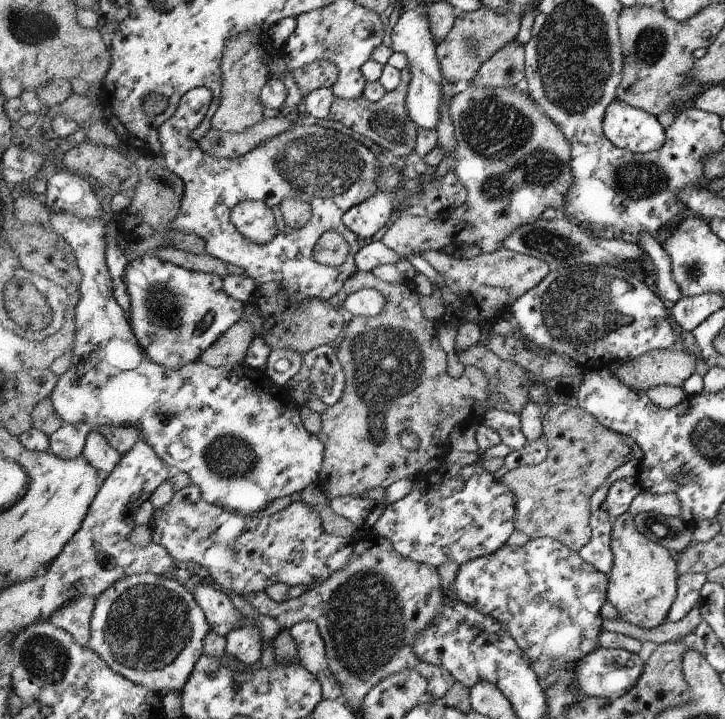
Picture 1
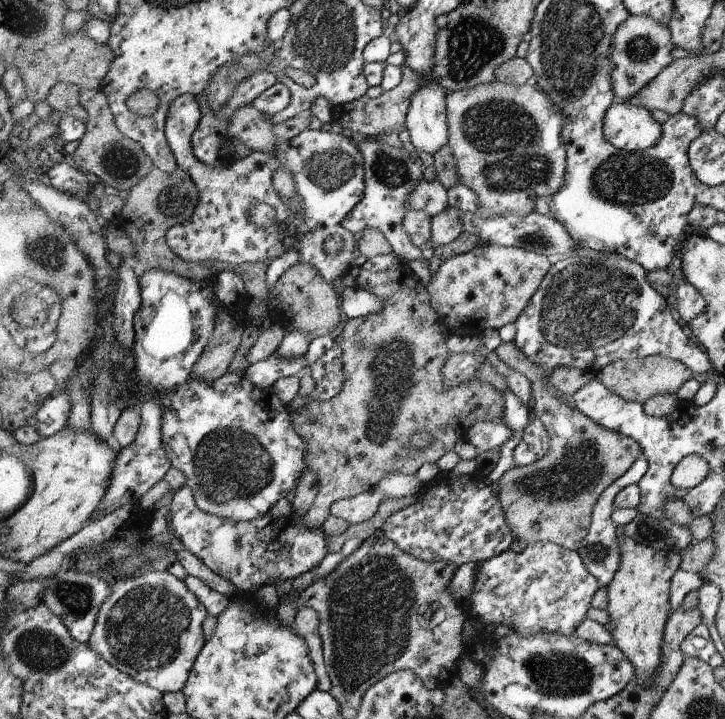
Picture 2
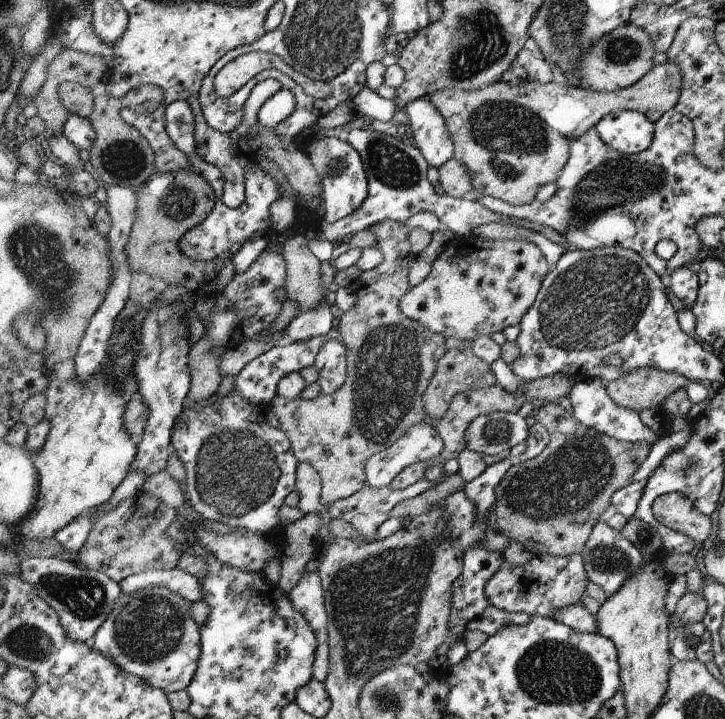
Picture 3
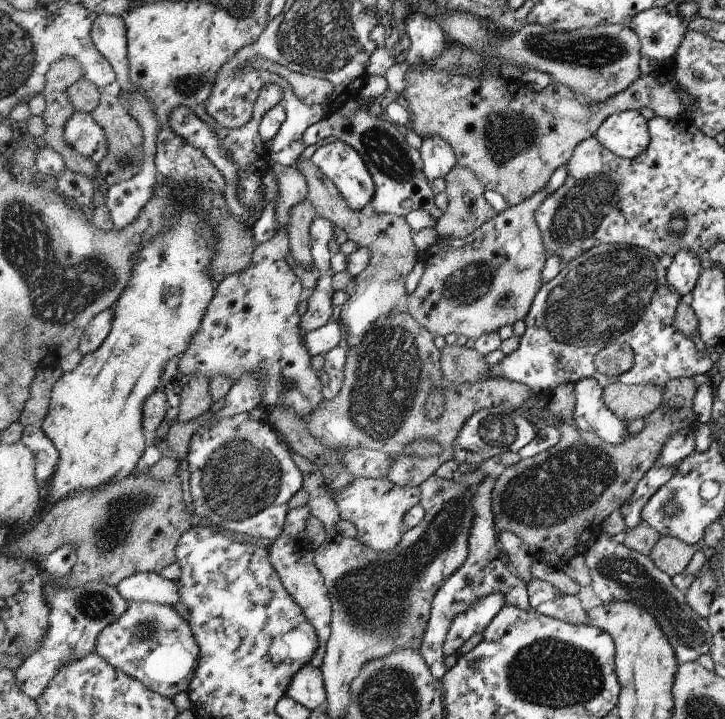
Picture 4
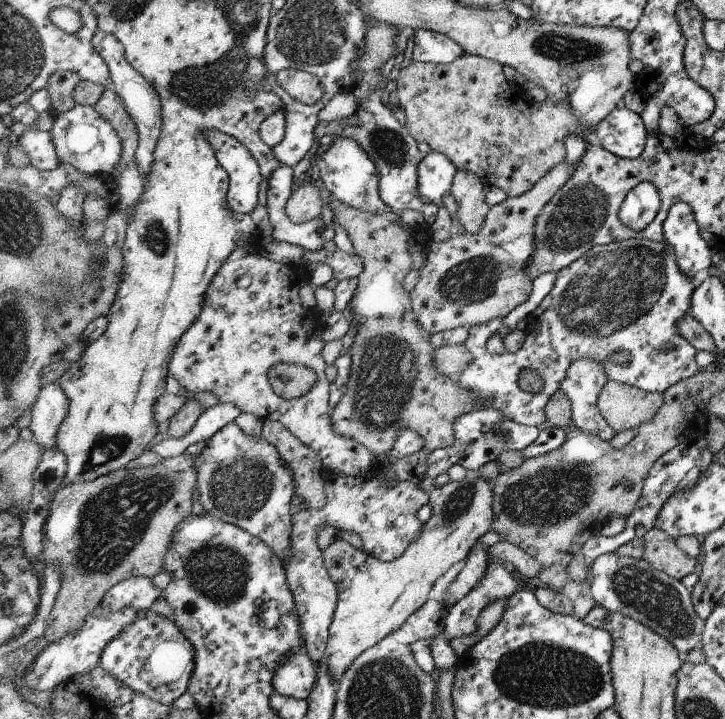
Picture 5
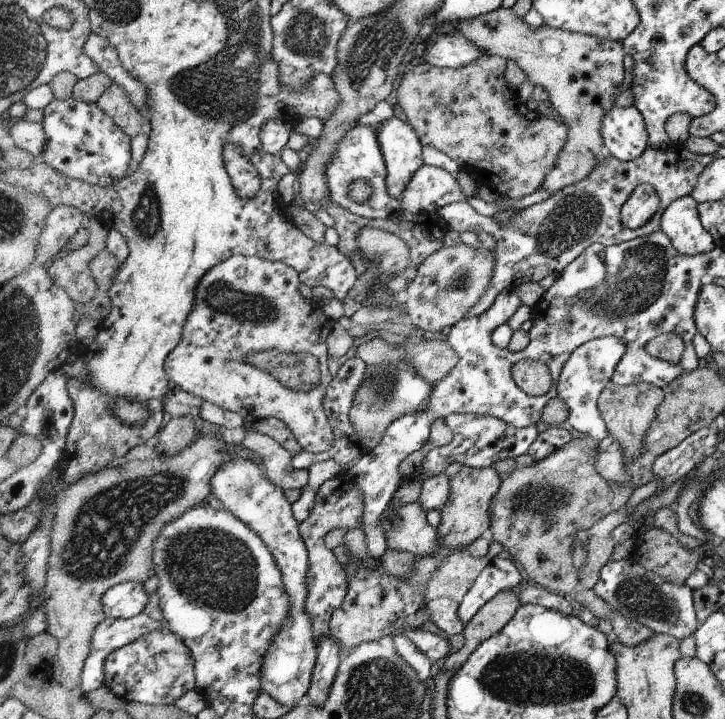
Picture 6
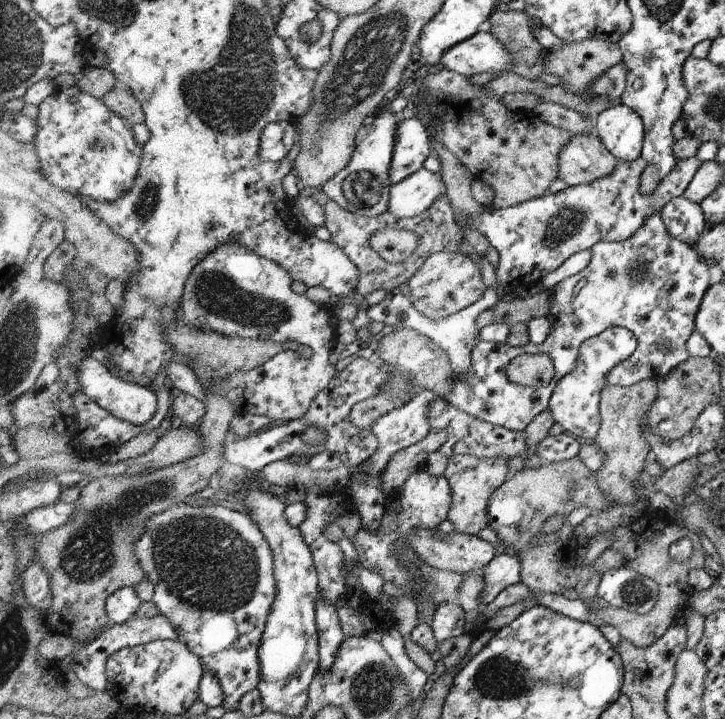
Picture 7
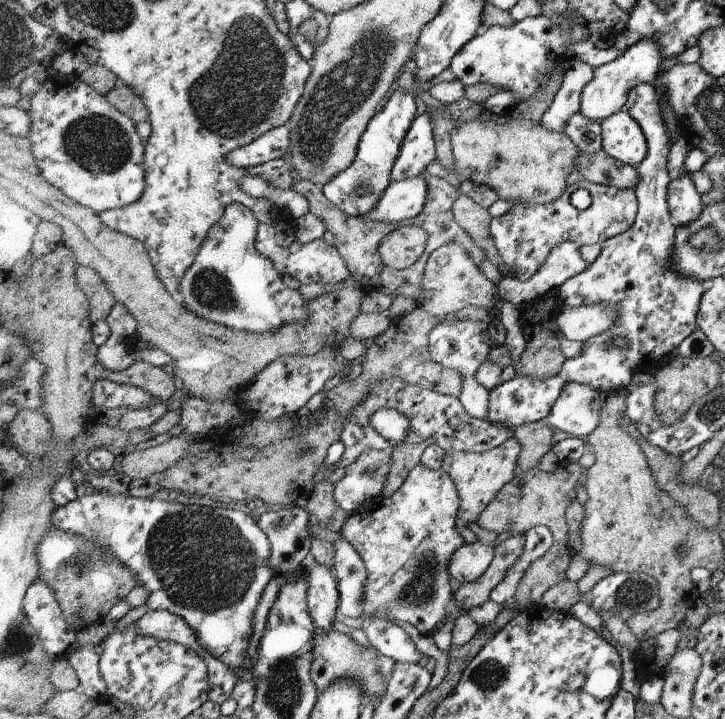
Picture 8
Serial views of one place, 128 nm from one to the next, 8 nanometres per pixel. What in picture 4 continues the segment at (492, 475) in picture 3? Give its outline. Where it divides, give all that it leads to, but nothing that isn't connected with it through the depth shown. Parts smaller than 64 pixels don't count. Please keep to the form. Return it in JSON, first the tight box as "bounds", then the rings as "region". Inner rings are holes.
{"bounds":[419,476,531,678],"region":[[[488,476],[477,487],[473,488],[474,518],[472,518],[472,526],[470,526],[470,534],[468,534],[468,557],[464,560],[464,564],[436,592],[430,608],[430,620],[426,624],[419,652],[426,660],[426,664],[435,678],[443,678],[447,672],[443,659],[443,645],[448,630],[450,630],[452,618],[458,616],[460,612],[466,612],[474,600],[478,602],[478,598],[486,598],[486,594],[502,592],[506,598],[507,606],[518,606],[522,610],[530,610],[531,608],[527,584],[519,578],[511,567],[504,566],[504,562],[500,559],[501,548],[497,545],[498,532],[495,530],[494,516],[492,508],[490,508],[492,505],[490,494],[496,480],[496,476]]]}

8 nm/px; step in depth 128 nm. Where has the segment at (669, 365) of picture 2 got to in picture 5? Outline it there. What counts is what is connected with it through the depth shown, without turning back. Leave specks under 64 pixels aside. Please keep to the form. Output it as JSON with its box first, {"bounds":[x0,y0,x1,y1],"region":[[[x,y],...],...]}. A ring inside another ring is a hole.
{"bounds":[597,381,663,432],"region":[[[607,381],[600,391],[597,405],[606,422],[615,432],[638,428],[653,420],[663,403],[663,393],[645,391],[638,387]]]}

